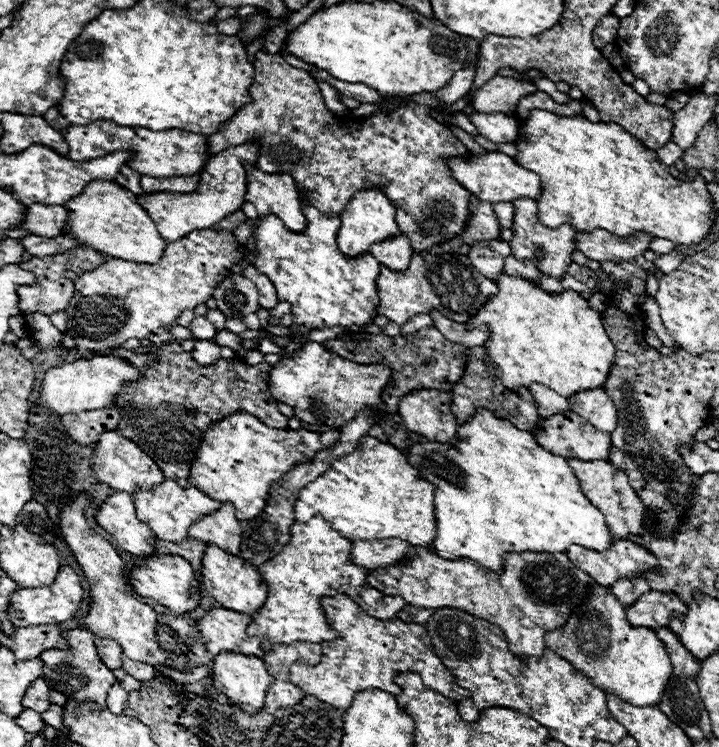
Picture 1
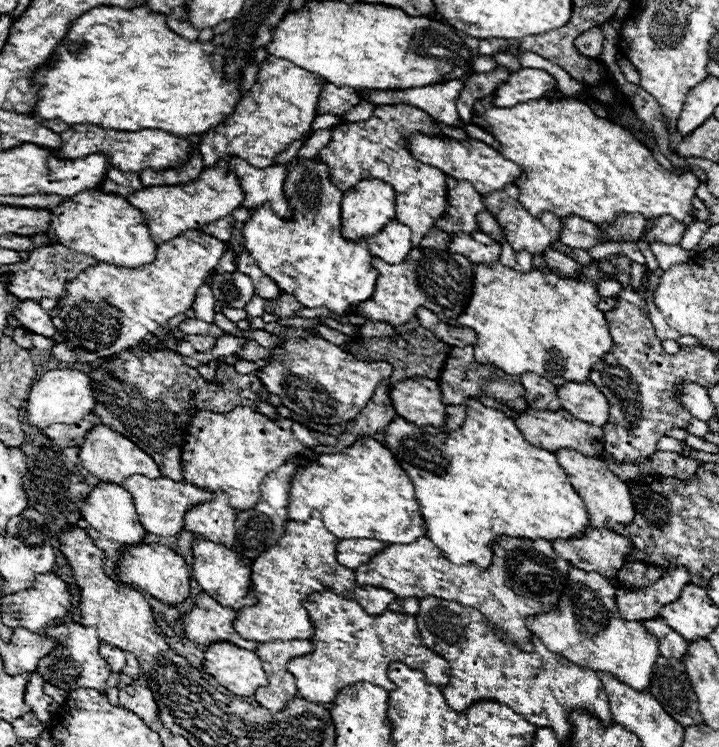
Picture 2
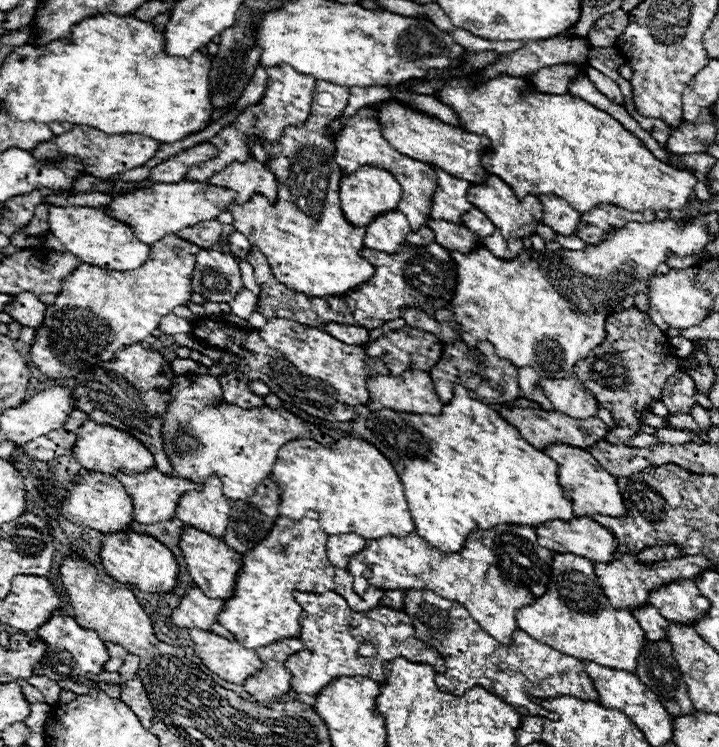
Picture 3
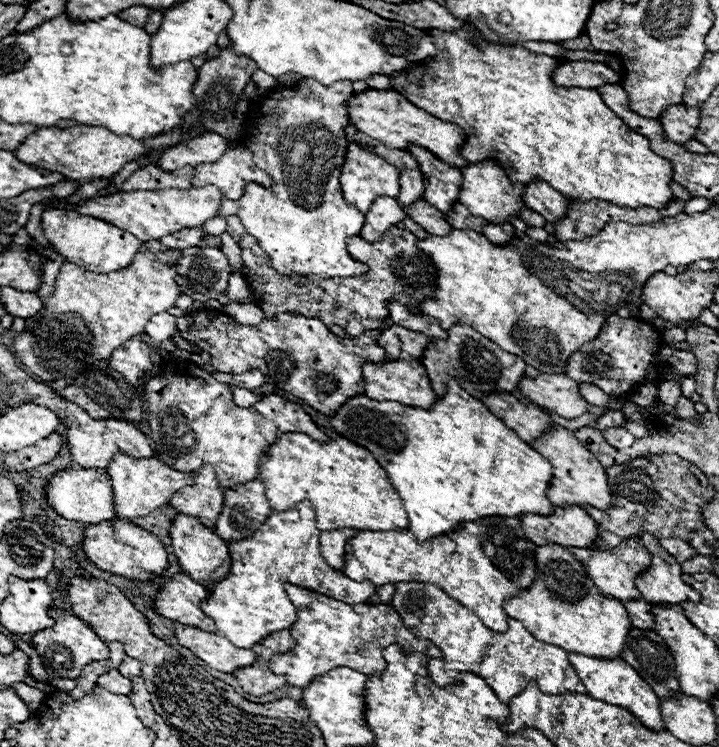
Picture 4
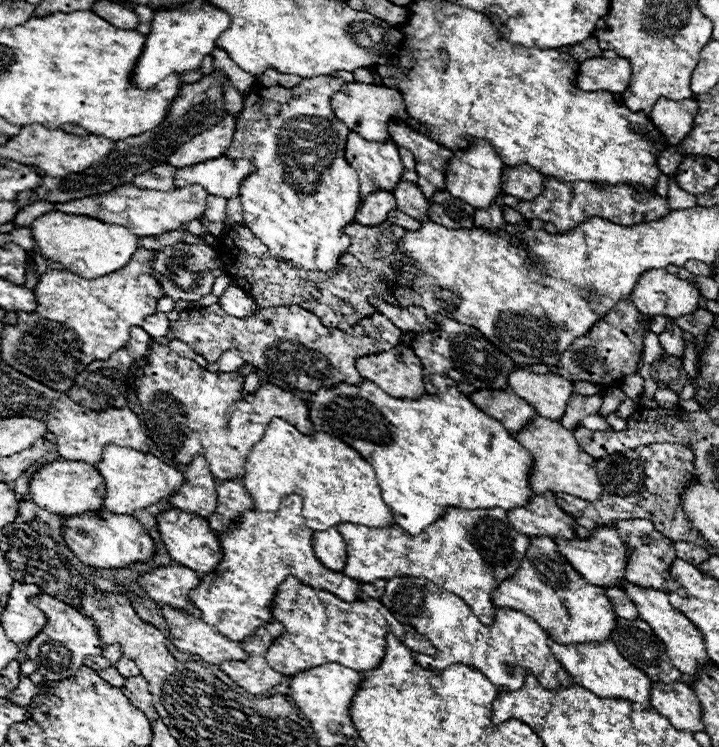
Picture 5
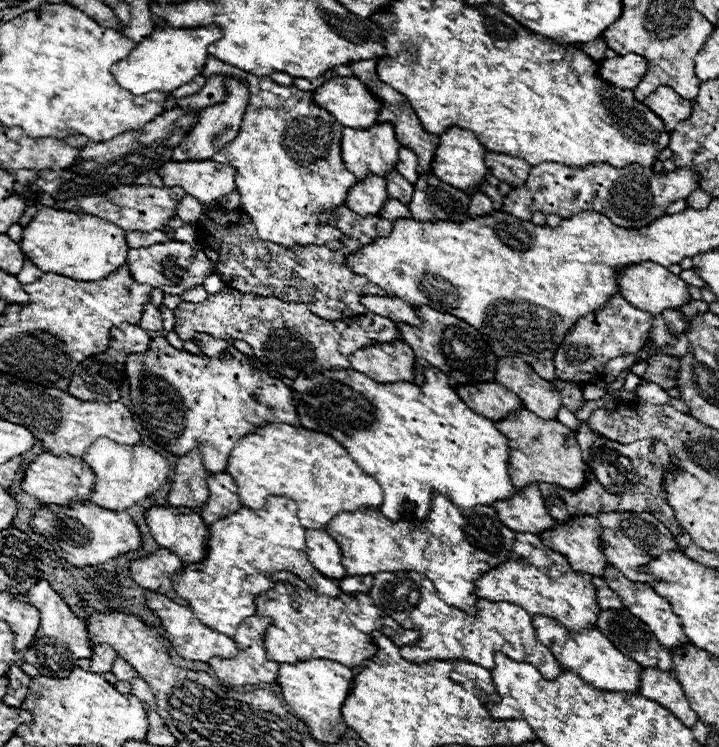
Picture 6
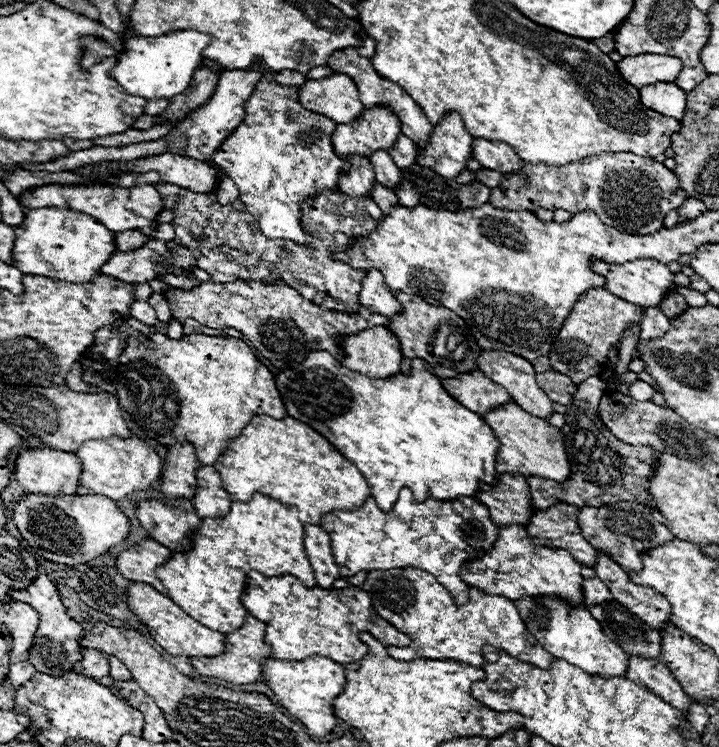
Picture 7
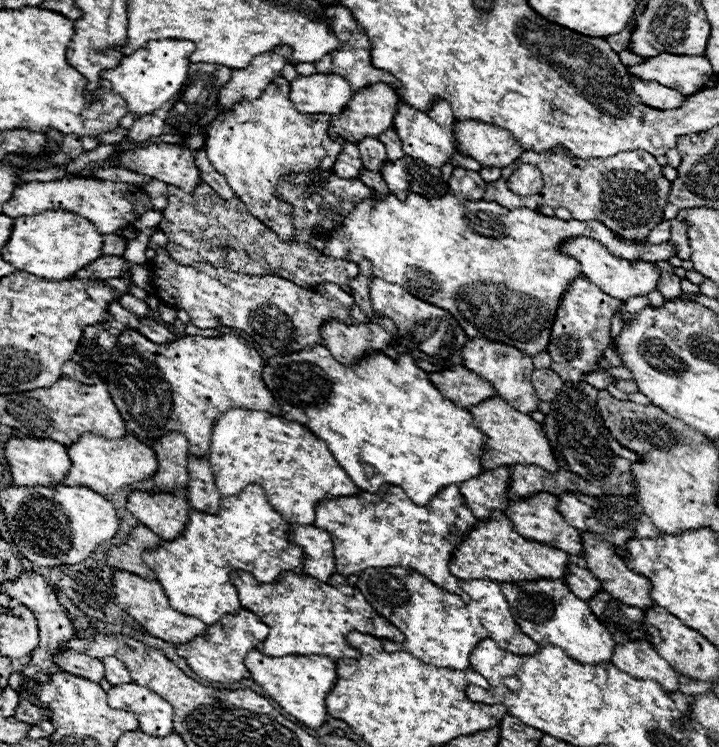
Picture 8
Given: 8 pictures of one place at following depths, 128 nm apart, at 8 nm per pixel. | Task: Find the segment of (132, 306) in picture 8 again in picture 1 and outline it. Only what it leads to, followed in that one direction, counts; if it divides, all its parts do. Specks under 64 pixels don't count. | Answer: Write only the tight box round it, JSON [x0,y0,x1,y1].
[188,316,216,340]

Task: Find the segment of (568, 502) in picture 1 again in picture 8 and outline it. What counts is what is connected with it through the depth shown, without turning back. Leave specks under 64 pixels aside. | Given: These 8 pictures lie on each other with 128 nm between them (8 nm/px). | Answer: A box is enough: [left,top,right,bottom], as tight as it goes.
[262,344,488,506]

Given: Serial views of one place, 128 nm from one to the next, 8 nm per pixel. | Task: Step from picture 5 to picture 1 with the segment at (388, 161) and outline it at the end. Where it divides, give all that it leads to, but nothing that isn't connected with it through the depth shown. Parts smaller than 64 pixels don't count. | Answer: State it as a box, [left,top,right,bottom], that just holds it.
[338,190,400,258]

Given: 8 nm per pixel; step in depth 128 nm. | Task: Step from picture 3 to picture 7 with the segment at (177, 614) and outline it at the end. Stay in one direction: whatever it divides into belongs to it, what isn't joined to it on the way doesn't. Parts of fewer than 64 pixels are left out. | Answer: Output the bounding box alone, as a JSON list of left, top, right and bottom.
[116,538,172,594]

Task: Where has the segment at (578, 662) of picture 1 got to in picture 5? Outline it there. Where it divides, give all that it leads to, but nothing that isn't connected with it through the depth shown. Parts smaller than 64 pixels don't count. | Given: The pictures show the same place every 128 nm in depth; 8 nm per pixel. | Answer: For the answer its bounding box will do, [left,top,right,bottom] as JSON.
[492,536,618,644]

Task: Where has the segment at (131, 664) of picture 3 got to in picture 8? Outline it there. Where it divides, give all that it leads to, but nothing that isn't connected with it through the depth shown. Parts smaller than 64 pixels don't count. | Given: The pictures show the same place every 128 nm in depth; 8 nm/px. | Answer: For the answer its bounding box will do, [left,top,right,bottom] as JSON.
[102,656,132,684]

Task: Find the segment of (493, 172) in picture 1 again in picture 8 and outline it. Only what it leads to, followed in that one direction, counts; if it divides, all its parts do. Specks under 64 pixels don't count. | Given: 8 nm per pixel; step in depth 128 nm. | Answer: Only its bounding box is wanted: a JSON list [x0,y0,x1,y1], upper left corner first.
[290,76,352,114]

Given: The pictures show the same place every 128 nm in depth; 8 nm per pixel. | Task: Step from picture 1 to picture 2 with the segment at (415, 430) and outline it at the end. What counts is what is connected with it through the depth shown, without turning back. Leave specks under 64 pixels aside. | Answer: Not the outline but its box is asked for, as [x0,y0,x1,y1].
[390,378,446,428]

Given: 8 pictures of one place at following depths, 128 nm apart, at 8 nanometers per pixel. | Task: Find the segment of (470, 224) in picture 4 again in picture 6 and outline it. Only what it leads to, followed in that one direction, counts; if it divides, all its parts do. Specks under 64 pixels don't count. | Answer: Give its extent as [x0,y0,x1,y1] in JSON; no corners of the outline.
[408,174,470,222]

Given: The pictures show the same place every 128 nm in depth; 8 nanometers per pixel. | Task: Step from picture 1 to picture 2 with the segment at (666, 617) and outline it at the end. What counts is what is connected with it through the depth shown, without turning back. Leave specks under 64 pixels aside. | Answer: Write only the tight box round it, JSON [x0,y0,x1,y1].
[612,568,688,620]

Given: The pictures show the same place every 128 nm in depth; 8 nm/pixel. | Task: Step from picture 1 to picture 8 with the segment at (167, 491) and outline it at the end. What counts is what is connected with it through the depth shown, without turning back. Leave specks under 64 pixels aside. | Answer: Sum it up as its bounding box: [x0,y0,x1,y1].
[64,434,158,496]

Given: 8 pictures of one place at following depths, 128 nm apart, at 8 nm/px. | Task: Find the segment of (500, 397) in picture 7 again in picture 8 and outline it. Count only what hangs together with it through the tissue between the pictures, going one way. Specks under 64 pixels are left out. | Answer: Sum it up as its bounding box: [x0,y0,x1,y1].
[428,368,496,408]

